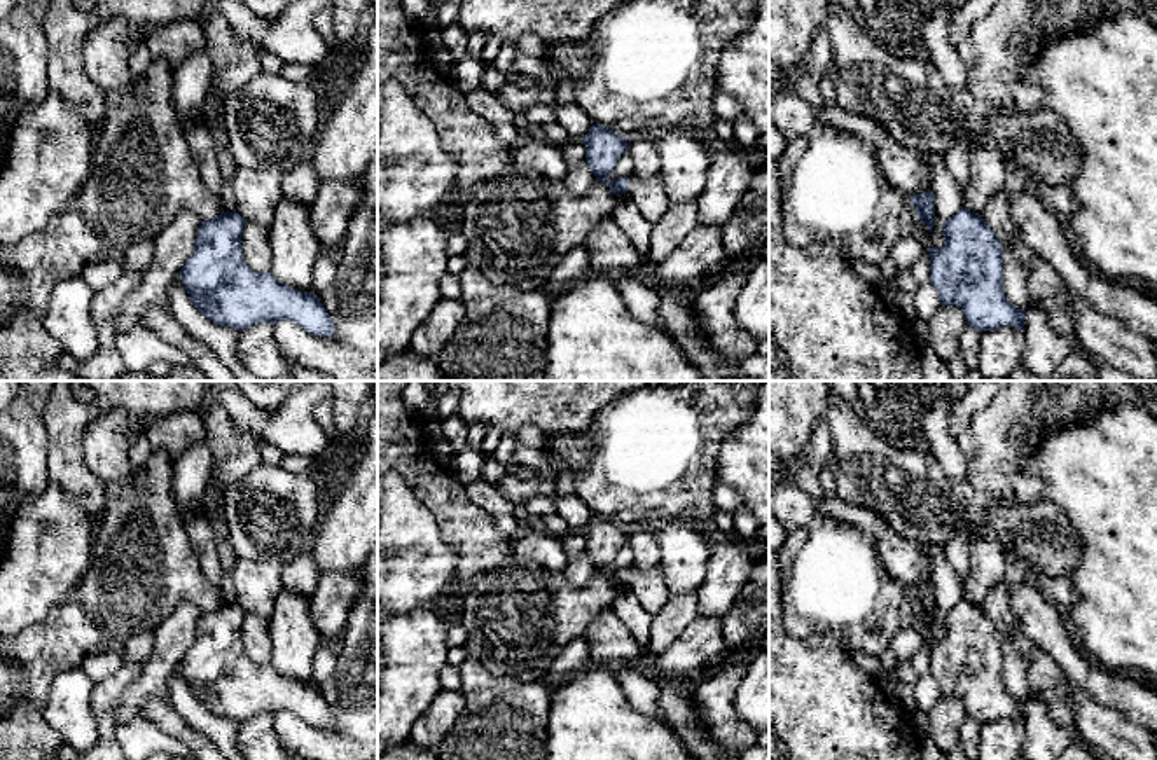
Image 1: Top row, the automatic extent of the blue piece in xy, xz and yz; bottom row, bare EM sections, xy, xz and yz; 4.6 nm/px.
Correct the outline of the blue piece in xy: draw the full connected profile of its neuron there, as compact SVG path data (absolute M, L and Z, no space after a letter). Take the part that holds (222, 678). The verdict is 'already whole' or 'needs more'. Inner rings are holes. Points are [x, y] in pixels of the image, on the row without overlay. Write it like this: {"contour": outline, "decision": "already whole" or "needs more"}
{"contour": "M222 603L213 611L201 613L192 646L178 662L194 697L217 716L245 722L262 713L292 713L320 729L334 727L334 713L318 687L278 674L271 664L253 664L243 652L241 627L246 611L236 603Z", "decision": "already whole"}

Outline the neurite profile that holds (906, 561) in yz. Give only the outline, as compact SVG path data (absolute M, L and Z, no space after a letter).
M837 494L814 500L818 517L848 522L869 535L888 573L902 585L914 587L932 582L930 559L916 543L895 533L886 521L862 505L848 503Z

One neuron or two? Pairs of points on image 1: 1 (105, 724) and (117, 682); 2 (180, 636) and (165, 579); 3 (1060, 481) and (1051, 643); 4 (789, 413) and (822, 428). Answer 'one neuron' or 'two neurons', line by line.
1: one neuron
2: two neurons
3: two neurons
4: two neurons

